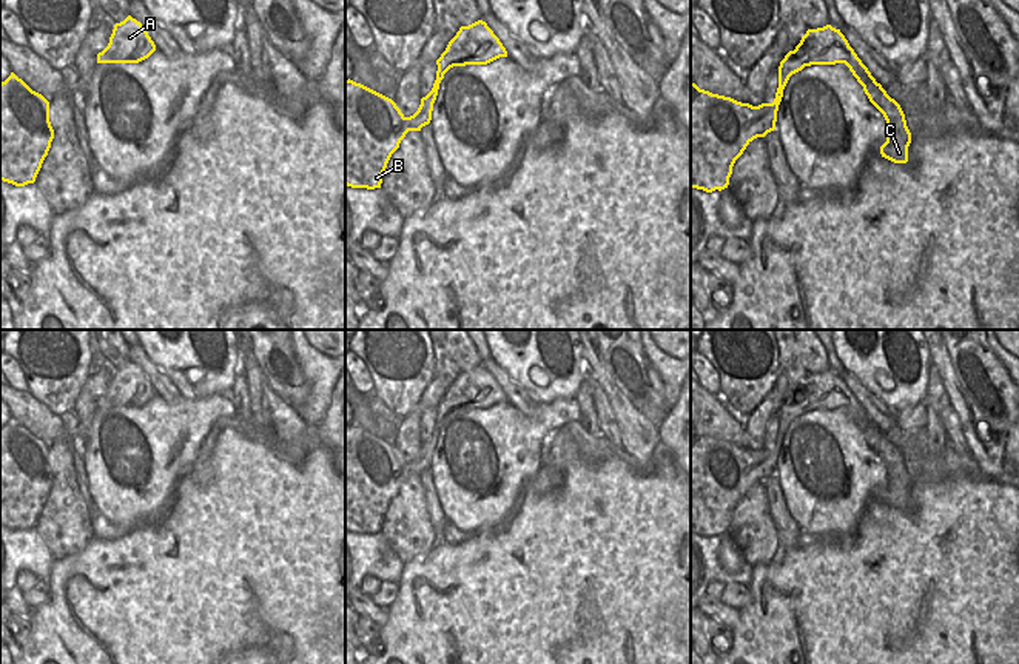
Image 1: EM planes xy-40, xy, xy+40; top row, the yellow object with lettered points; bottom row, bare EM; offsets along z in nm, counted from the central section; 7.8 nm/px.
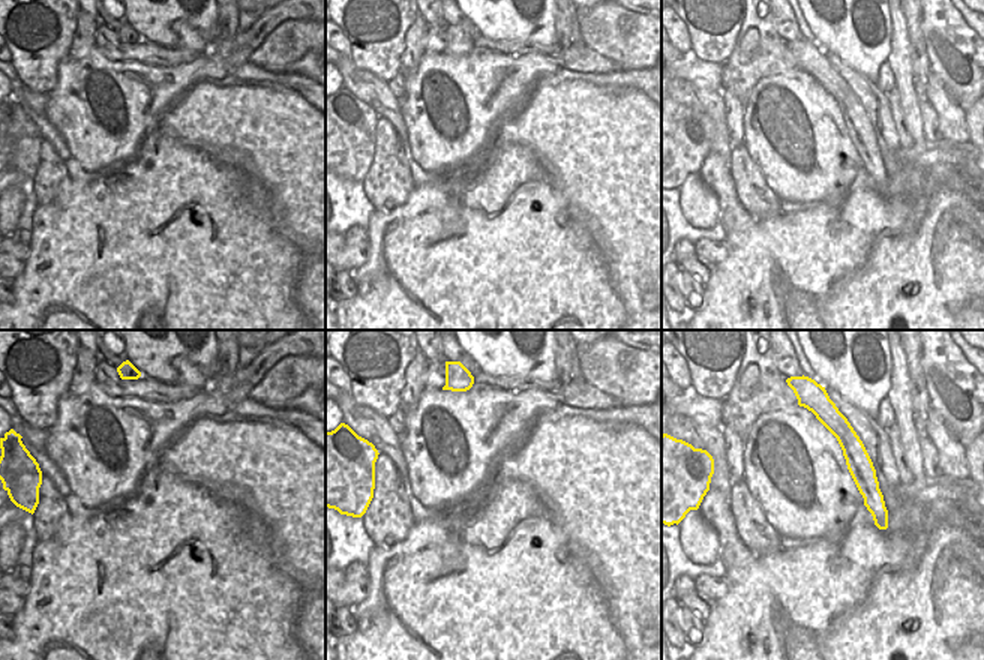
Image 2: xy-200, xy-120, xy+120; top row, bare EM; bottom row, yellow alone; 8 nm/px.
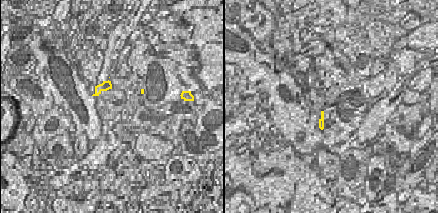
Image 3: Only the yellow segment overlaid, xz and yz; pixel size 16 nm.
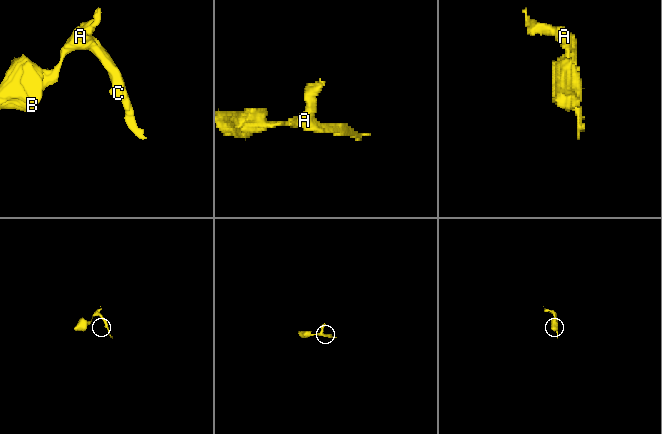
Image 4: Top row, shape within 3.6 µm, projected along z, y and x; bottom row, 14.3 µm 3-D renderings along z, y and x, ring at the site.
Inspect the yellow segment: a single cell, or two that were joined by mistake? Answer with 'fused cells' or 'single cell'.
single cell

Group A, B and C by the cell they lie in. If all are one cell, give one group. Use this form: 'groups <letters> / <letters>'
groups A B C

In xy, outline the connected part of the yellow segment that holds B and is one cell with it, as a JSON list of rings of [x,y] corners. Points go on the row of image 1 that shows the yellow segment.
[[[486,22],[461,26],[436,60],[432,91],[410,117],[392,99],[345,80],[345,185],[381,188],[387,163],[405,134],[430,123],[444,74],[453,66],[487,65],[499,57],[507,57],[507,51]]]

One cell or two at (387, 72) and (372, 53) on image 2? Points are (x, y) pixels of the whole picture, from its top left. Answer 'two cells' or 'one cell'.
one cell

